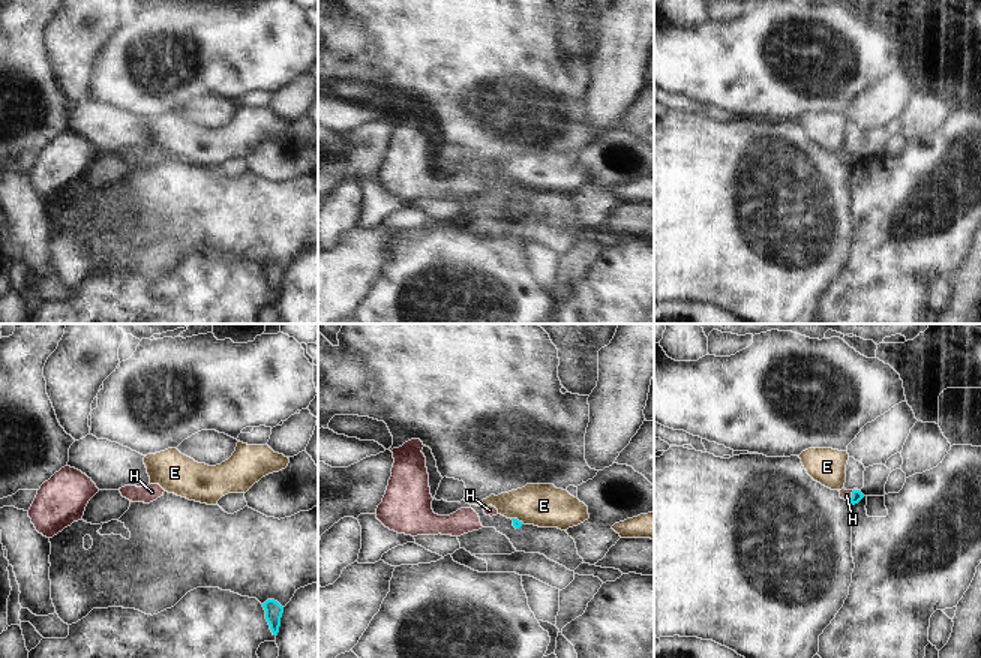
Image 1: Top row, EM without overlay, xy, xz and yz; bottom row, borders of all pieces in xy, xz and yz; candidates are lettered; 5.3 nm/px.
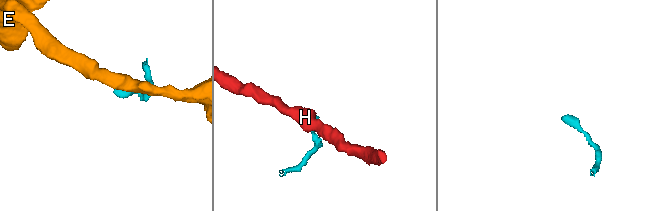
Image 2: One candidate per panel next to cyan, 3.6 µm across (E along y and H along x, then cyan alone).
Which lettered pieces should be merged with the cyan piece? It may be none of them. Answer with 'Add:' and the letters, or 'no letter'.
Add: no letter

